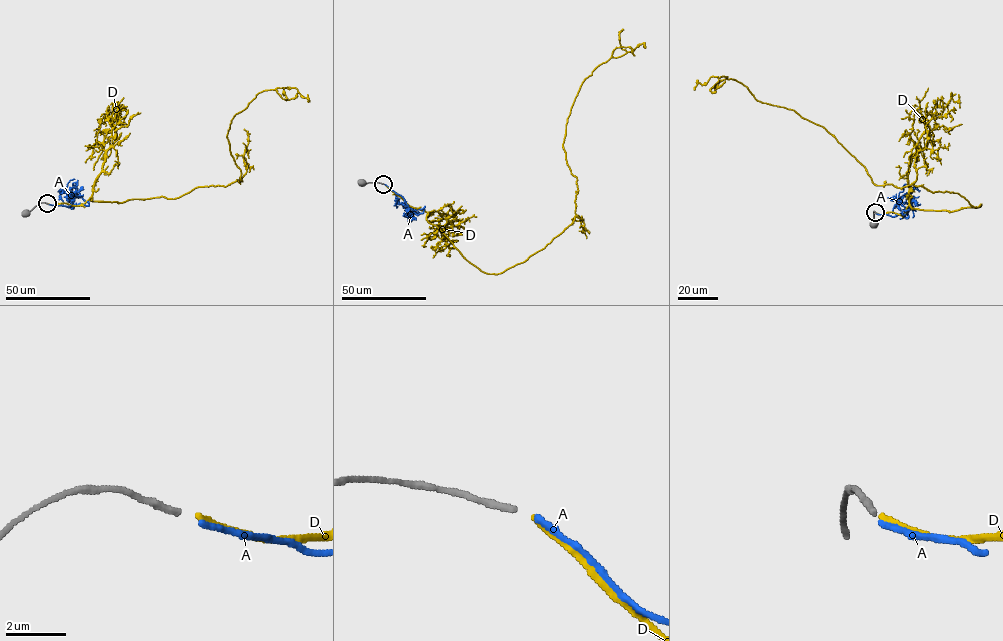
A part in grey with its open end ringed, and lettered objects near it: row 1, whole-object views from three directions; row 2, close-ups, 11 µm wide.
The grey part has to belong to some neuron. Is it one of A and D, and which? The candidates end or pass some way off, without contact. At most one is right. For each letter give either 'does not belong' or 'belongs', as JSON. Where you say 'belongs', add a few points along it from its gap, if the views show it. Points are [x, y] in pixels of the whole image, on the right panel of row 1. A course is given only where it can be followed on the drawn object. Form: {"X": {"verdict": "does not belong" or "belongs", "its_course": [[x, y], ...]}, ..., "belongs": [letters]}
{"A": {"verdict": "does not belong"}, "D": {"verdict": "belongs", "its_course": [[875, 213], [980, 204], [920, 186], [875, 185], [822, 126], [758, 101], [736, 80], [712, 76], [694, 90]]}, "belongs": ["D"]}

